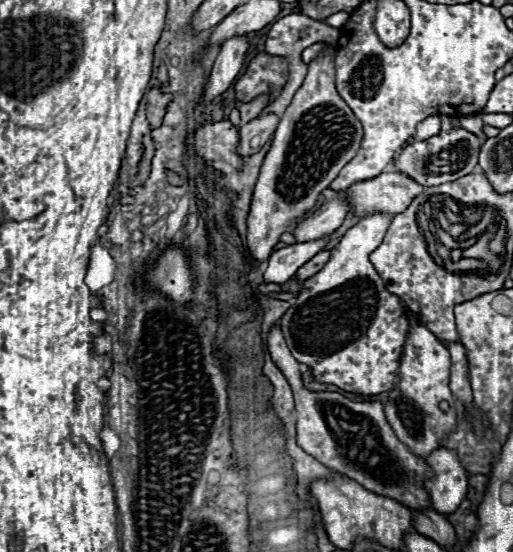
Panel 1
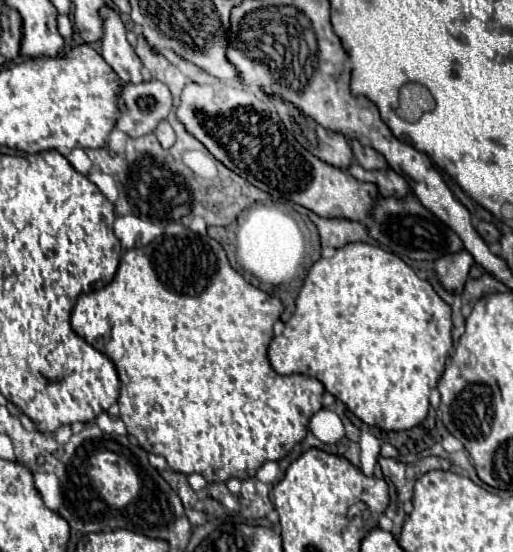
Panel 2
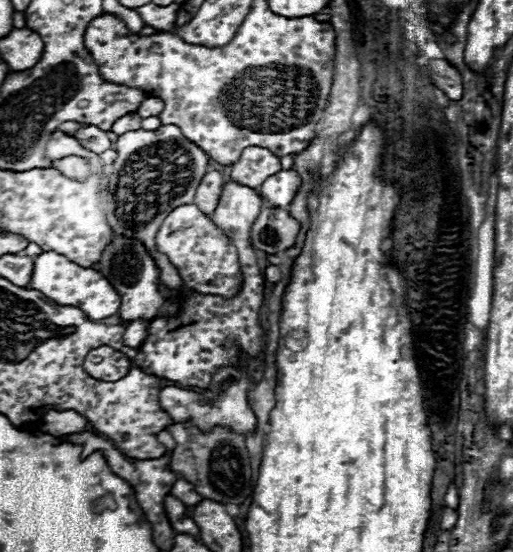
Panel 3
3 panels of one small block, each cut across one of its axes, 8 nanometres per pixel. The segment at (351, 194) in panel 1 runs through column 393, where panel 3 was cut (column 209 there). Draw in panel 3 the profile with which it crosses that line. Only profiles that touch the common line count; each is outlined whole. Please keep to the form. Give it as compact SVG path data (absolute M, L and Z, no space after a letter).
M218 170L206 172L202 182L198 184L198 190L194 196L194 204L198 206L198 210L202 210L206 216L212 214L218 206L218 198L222 194L222 188L224 188L222 174Z

